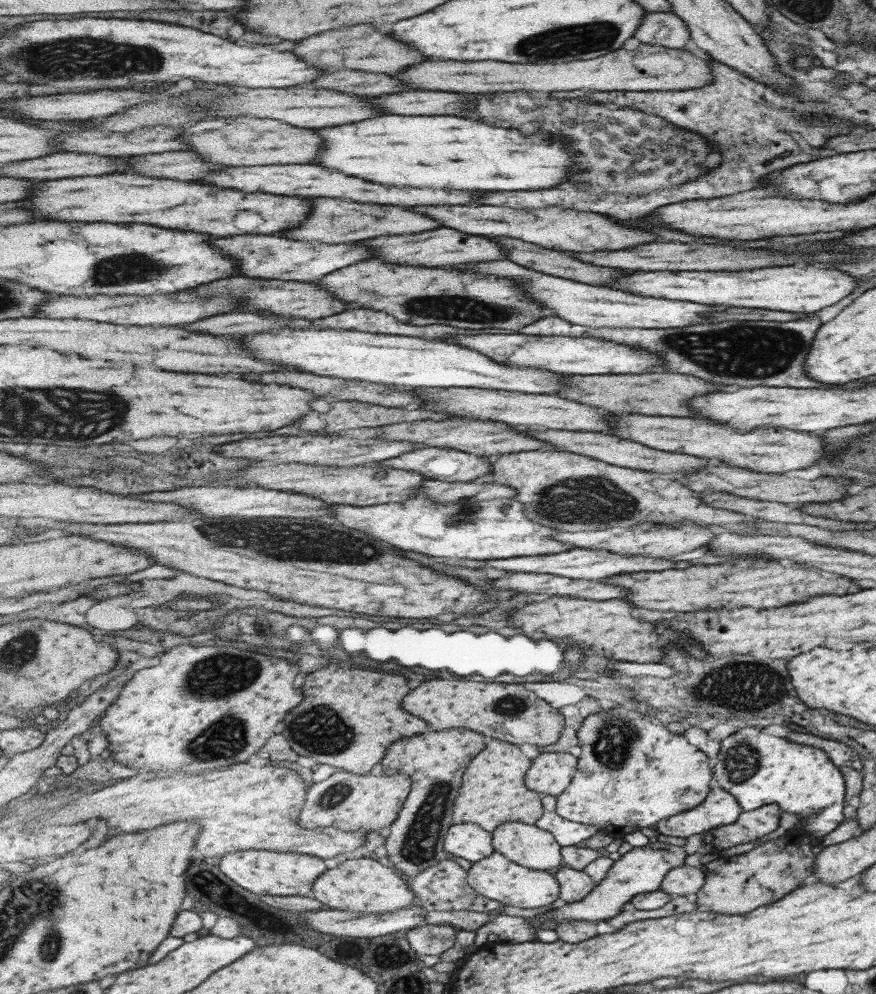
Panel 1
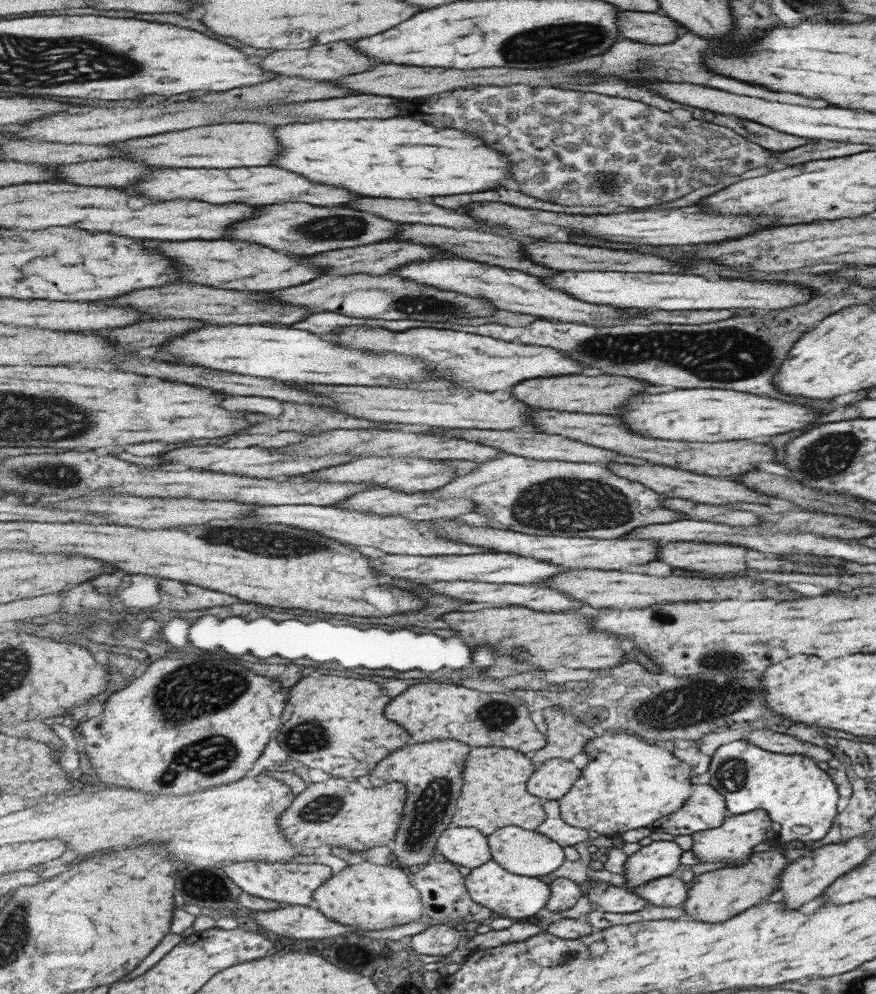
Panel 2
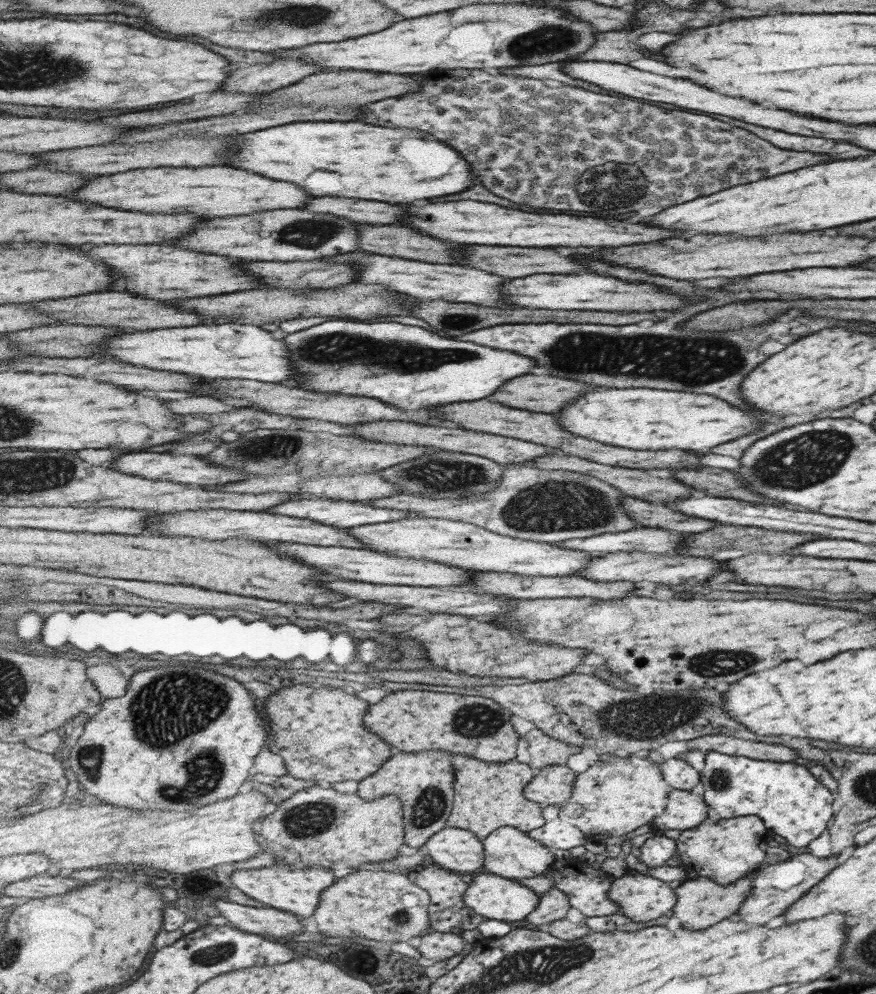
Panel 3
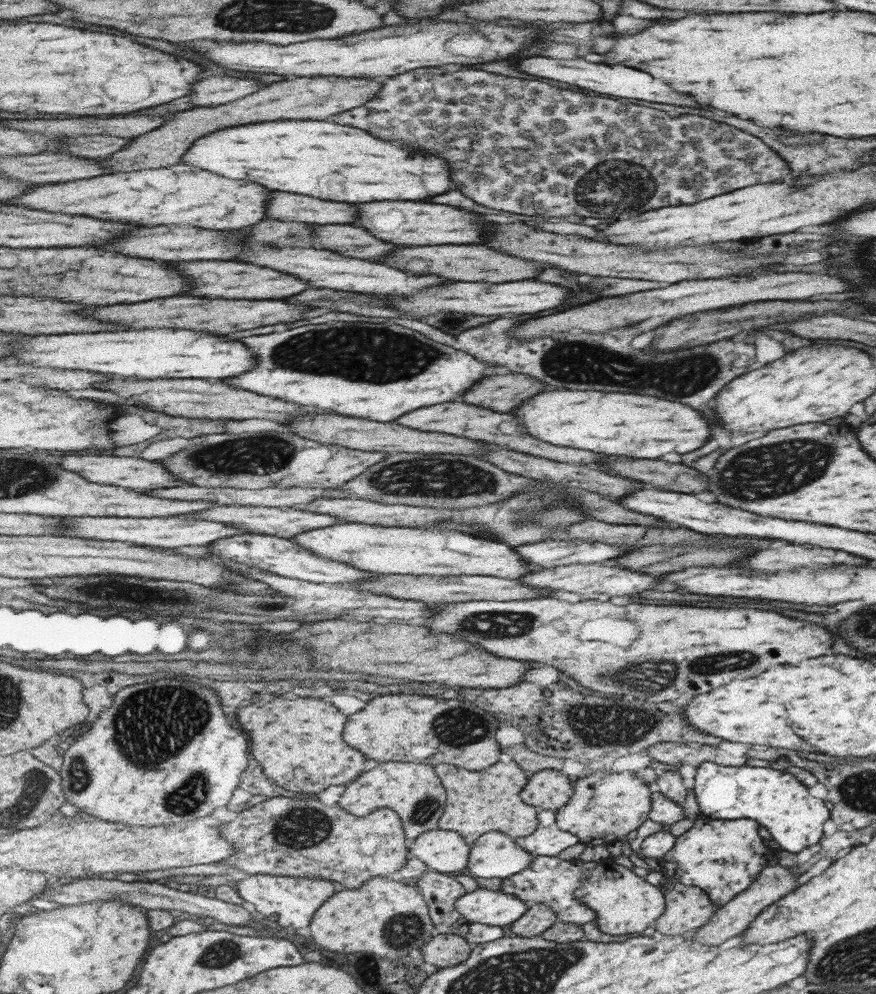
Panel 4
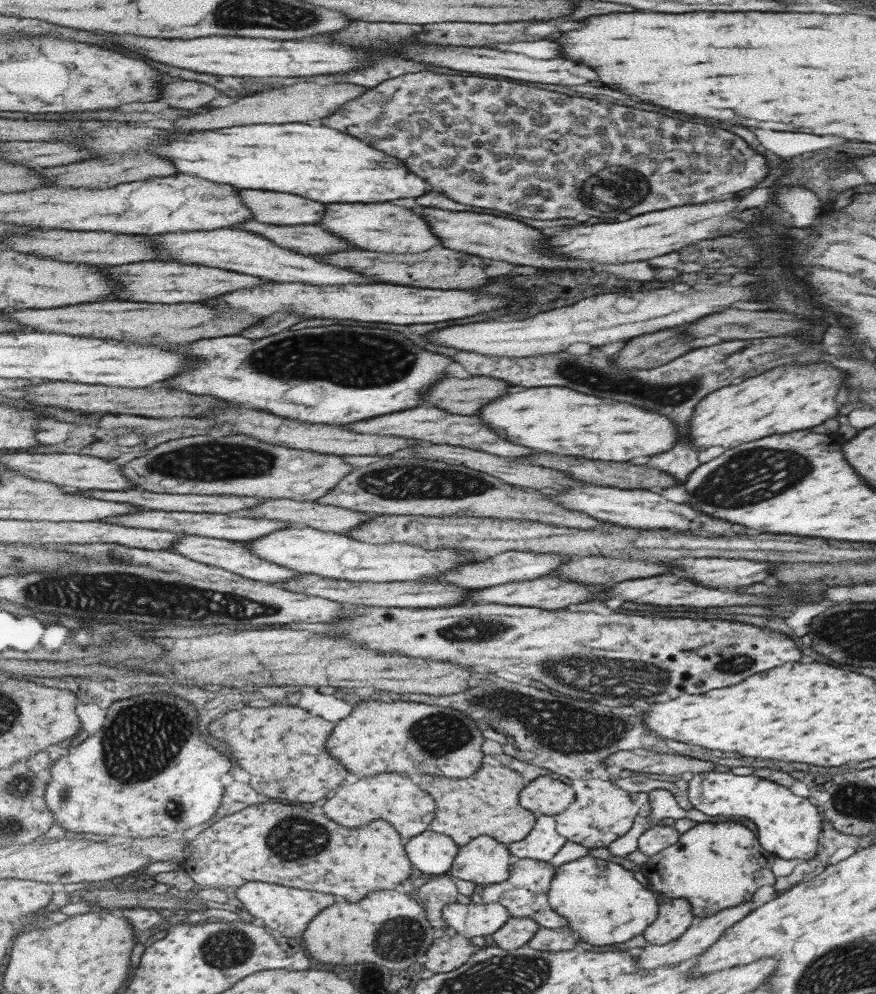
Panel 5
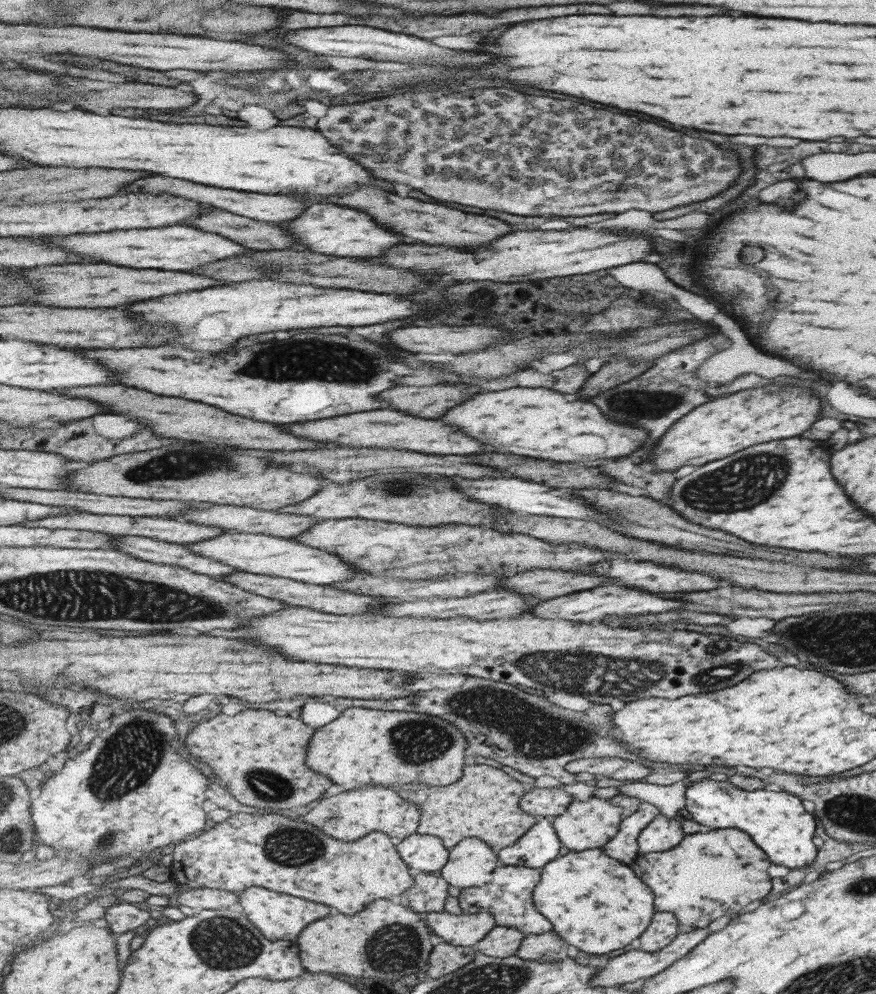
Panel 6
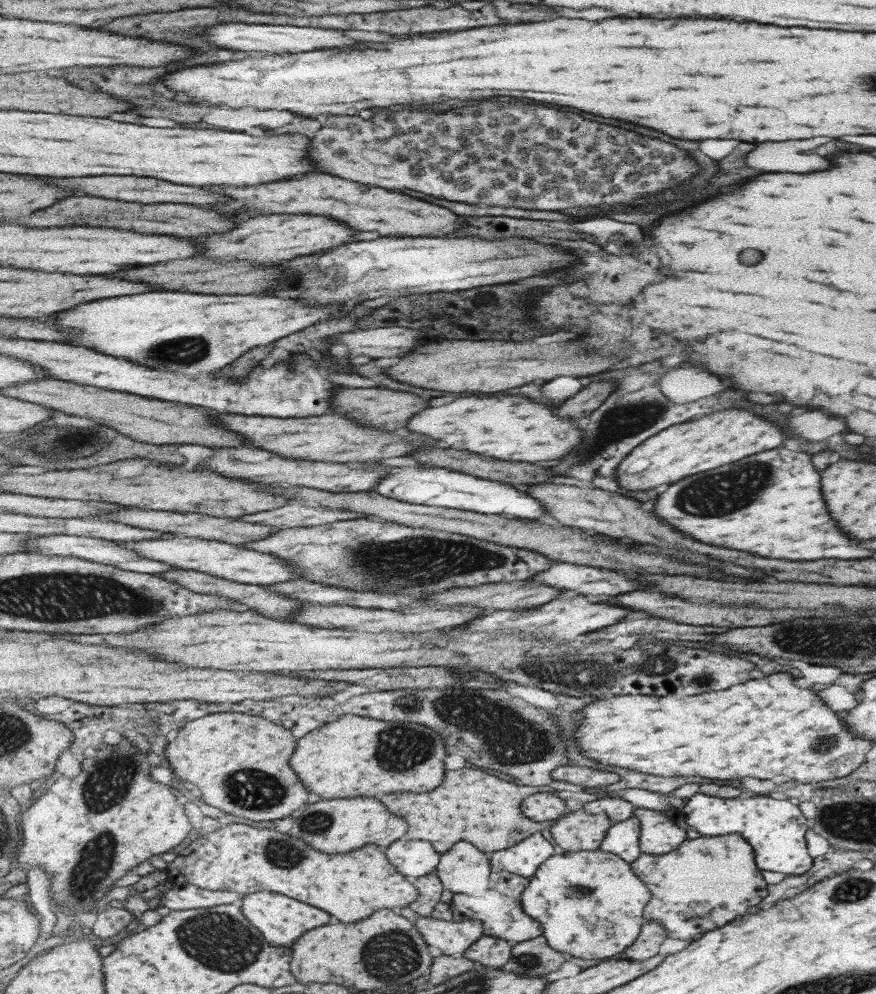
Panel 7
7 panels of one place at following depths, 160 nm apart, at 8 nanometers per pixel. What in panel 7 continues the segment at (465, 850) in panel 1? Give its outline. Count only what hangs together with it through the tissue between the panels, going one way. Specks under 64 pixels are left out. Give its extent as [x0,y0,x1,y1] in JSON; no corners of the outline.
[386,838,442,879]

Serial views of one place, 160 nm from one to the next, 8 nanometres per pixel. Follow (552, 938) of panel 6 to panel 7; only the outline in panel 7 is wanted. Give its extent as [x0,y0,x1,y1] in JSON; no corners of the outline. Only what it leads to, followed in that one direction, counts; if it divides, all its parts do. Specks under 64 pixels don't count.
[502,937,569,978]

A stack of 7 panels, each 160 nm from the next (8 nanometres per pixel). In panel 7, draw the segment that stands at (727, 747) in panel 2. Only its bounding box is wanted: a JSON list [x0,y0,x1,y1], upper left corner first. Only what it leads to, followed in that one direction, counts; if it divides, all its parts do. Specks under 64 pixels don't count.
[680,793,812,876]

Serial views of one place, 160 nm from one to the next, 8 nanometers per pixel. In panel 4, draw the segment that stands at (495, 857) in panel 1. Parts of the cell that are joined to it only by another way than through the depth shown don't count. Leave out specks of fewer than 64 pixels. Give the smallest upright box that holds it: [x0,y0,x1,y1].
[456,888,529,926]

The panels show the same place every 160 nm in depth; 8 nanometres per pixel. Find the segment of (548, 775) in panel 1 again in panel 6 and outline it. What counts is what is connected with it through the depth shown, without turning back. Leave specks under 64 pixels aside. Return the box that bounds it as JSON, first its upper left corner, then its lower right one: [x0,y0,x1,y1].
[522,787,573,818]

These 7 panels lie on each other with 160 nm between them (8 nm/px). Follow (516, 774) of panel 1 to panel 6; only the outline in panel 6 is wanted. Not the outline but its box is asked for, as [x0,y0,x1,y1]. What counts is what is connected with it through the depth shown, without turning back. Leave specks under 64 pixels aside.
[398,764,539,852]

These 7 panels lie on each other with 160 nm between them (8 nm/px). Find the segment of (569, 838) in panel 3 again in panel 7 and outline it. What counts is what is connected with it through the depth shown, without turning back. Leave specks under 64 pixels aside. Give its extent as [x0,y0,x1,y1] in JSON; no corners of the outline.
[490,832,557,878]

